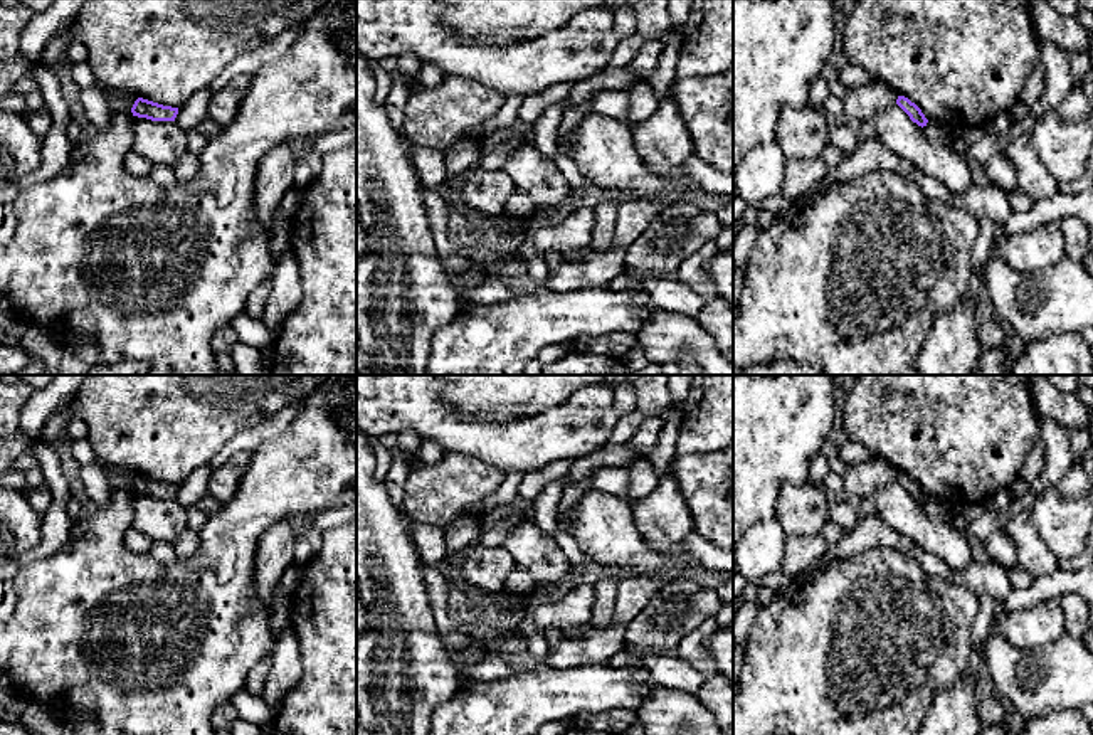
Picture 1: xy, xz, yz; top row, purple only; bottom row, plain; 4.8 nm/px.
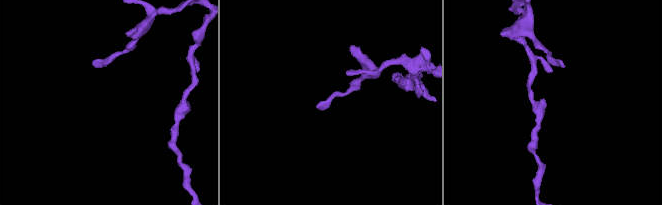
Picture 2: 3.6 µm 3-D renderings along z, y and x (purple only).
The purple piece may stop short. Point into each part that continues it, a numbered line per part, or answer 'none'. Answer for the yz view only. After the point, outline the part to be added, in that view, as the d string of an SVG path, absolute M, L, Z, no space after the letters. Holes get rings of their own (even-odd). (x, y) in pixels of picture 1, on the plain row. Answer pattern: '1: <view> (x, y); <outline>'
none

